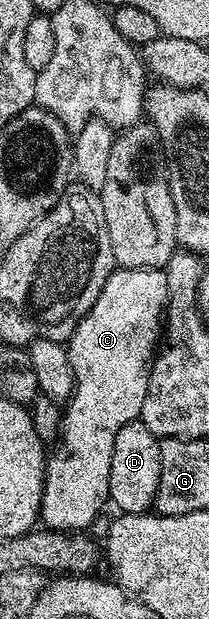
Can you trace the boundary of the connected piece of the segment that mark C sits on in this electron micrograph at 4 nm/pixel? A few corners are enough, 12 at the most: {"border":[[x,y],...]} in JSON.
{"border":[[115,268],[71,334],[45,528],[108,505],[112,443],[141,418],[162,269]]}

